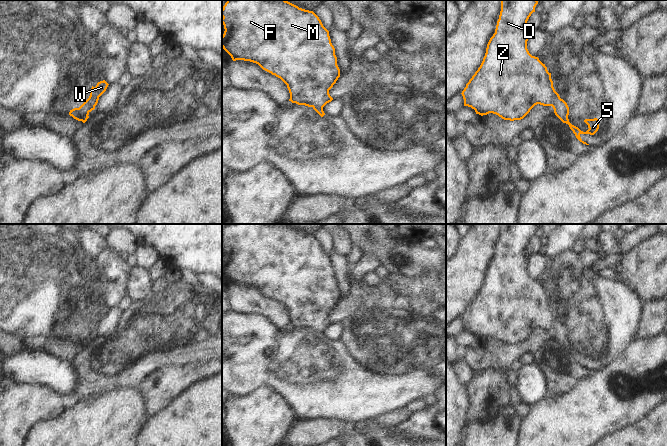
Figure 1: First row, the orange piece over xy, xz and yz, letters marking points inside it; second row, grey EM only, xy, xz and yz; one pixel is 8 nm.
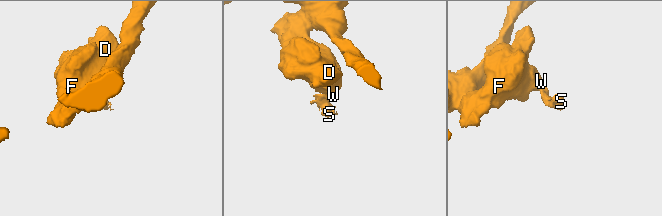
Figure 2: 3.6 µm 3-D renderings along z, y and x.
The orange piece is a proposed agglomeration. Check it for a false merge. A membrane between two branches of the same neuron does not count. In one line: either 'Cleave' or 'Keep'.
Cleave.

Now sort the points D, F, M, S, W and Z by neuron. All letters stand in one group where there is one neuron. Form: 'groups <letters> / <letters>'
groups D F M W Z / S

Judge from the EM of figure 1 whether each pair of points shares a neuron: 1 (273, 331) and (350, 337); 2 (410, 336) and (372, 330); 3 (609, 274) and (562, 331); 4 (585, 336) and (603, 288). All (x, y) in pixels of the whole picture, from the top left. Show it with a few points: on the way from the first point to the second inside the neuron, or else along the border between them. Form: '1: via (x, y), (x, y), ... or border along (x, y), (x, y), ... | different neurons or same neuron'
1: border along (339, 339), (354, 358) | different neurons
2: via (401, 336), (381, 336) | same neuron
3: border along (596, 273), (606, 279), (615, 279), (621, 282) | different neurons
4: via (596, 324), (596, 320), (603, 313), (603, 300) | same neuron

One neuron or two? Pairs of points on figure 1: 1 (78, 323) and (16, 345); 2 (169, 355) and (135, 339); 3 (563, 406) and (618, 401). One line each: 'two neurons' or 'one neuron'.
1: two neurons
2: one neuron
3: one neuron

